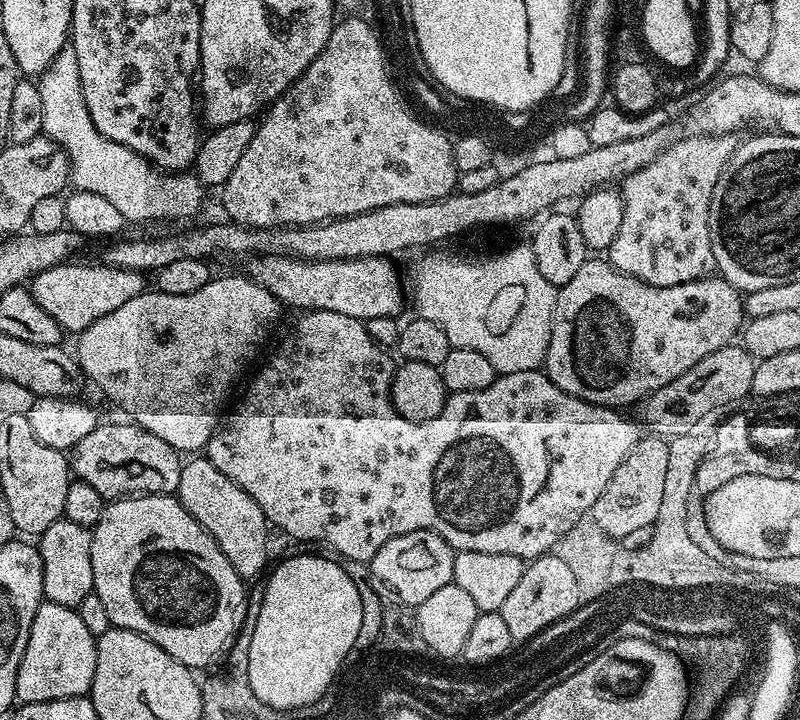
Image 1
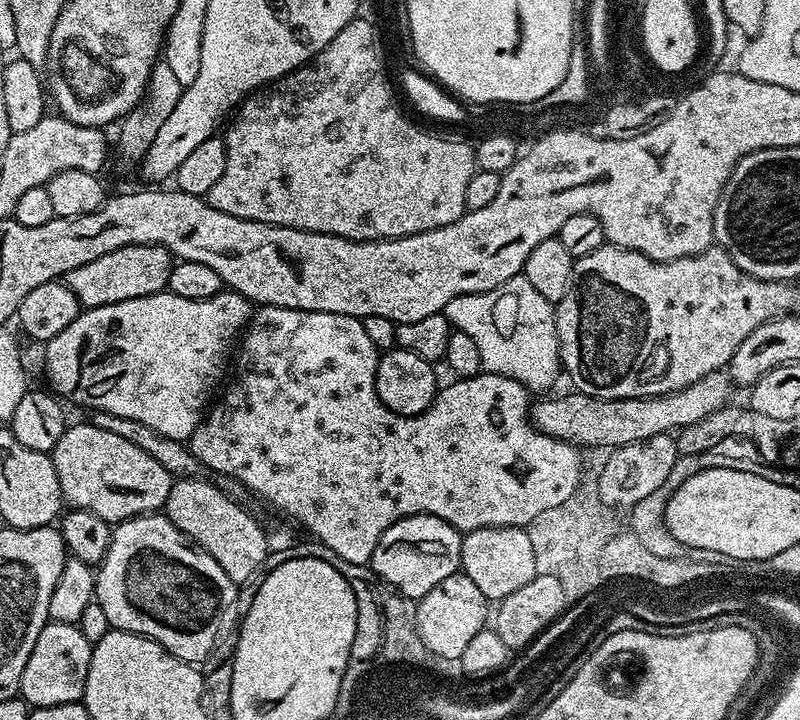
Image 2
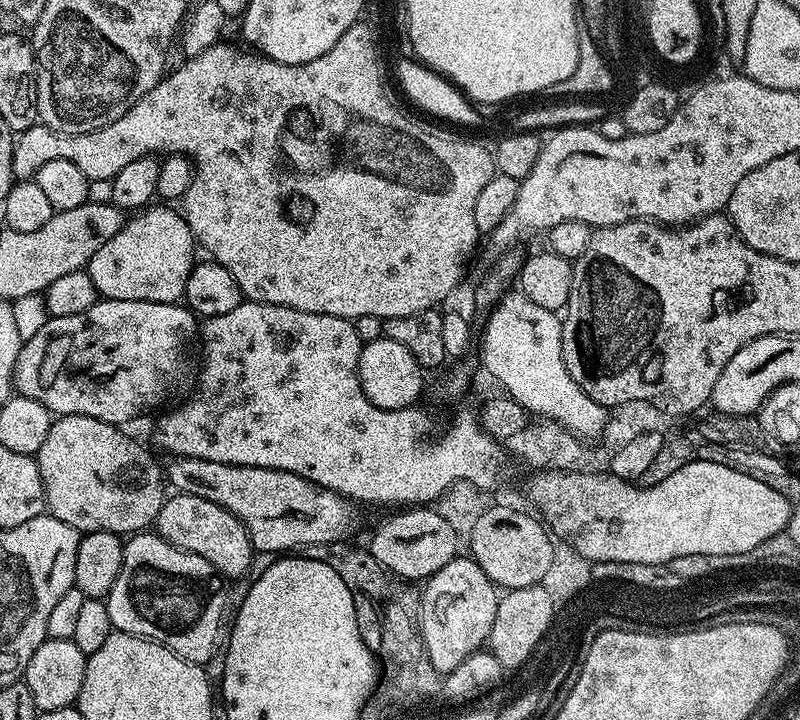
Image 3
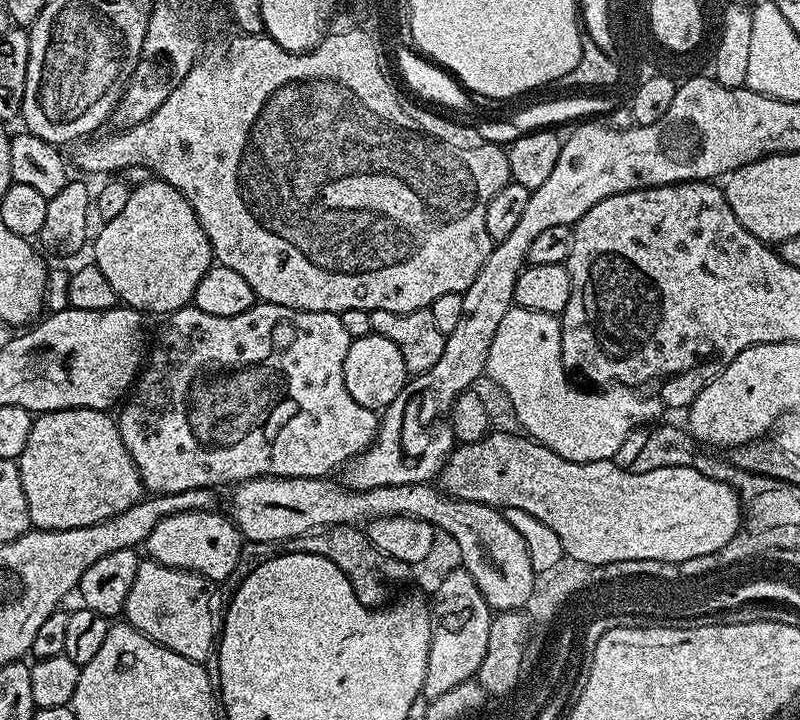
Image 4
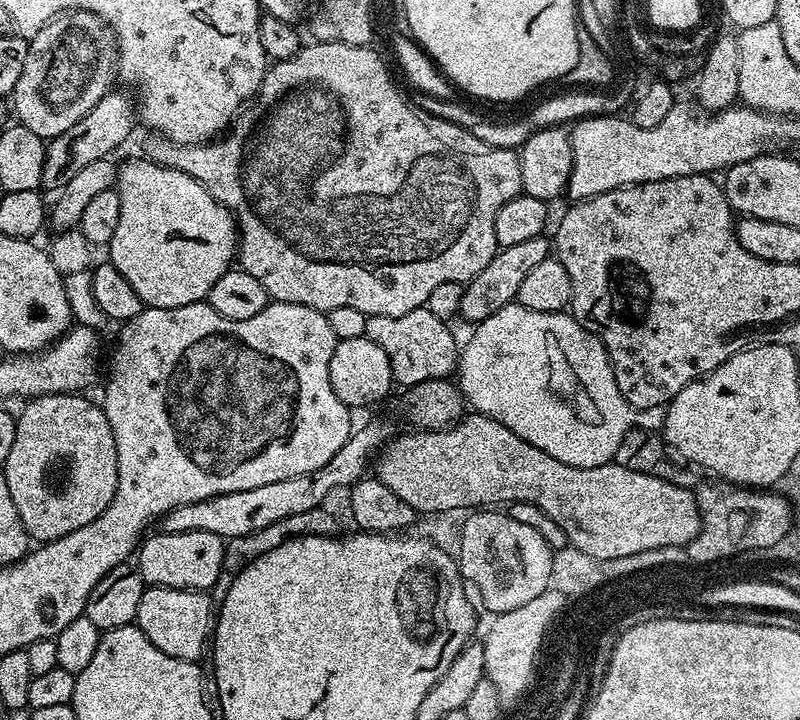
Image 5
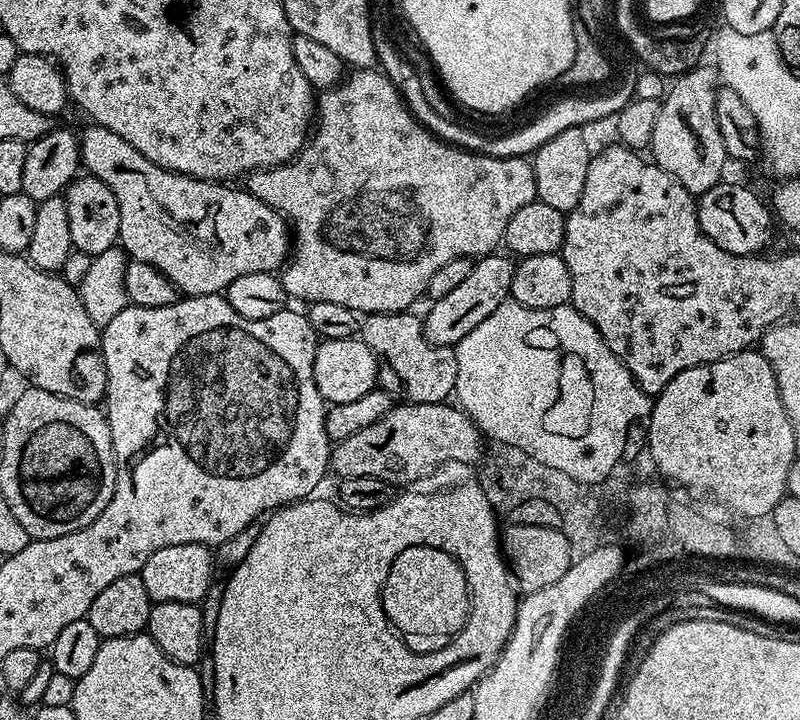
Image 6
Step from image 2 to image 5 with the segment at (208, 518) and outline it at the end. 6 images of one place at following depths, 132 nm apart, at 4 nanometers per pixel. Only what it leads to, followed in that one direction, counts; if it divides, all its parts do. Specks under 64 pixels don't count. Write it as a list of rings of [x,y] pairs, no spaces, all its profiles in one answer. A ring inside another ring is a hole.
[[[190,530],[178,534],[157,531],[155,535],[149,535],[134,556],[135,567],[139,568],[145,585],[191,592],[210,590],[215,586],[223,568],[223,536],[210,534],[206,530]]]

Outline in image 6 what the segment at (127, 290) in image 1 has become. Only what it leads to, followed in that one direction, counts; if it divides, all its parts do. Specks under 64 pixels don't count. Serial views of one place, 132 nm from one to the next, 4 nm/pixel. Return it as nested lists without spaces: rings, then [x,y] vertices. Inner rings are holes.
[[[89,123],[87,127],[88,129],[84,133],[81,131],[78,136],[80,141],[80,162],[83,171],[87,175],[97,176],[99,180],[106,182],[106,186],[110,186],[110,190],[118,202],[118,210],[120,211],[119,247],[123,248],[131,259],[138,262],[146,262],[146,266],[154,266],[176,287],[177,293],[184,296],[215,296],[228,289],[230,282],[234,282],[234,278],[242,278],[242,274],[258,274],[259,272],[276,274],[283,269],[290,255],[288,221],[279,212],[274,211],[270,206],[266,206],[266,202],[254,198],[247,190],[240,189],[239,192],[238,189],[232,188],[236,186],[229,186],[224,182],[195,180],[192,176],[178,176],[170,170],[159,168],[154,162],[150,162],[142,154],[138,154],[138,150],[134,150],[134,146],[130,146],[130,142],[126,142],[126,138],[118,138],[118,134],[114,134],[114,130],[106,130],[102,125],[93,123]]]

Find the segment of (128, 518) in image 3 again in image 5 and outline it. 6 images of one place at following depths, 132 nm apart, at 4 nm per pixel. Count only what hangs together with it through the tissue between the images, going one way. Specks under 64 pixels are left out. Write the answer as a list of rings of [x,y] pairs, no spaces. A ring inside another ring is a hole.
[[[59,392],[49,396],[33,396],[16,416],[14,446],[2,465],[6,486],[10,486],[10,498],[18,506],[18,518],[26,526],[29,537],[36,542],[57,540],[74,530],[82,530],[94,518],[98,518],[110,506],[118,486],[118,454],[116,439],[110,430],[103,407],[91,404],[84,394]]]

